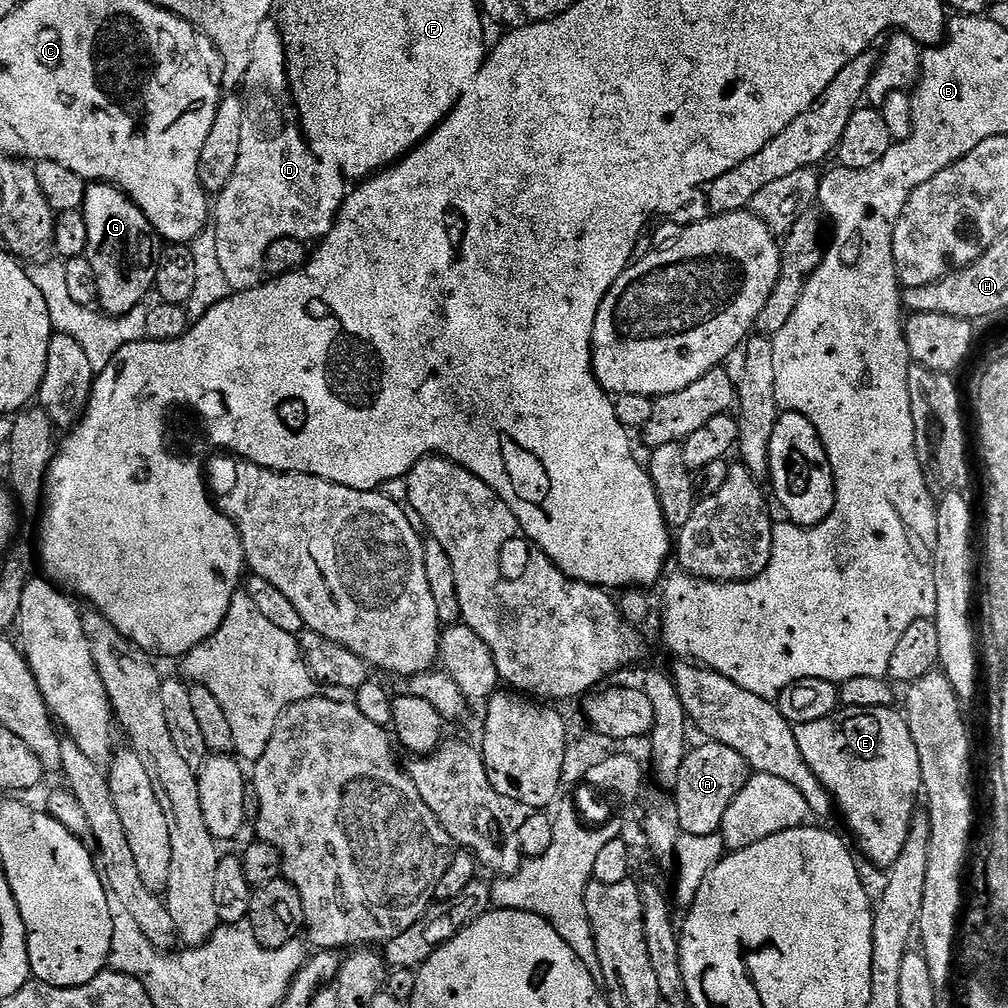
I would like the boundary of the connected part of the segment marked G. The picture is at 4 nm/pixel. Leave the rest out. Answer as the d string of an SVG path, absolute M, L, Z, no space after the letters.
M92 182L87 185L82 213L86 222L86 234L88 235L88 247L86 257L93 267L96 275L96 291L98 304L109 316L122 316L132 307L145 303L157 283L158 237L152 228L152 223L142 214L142 210L129 198L125 192L121 192L111 182Z

